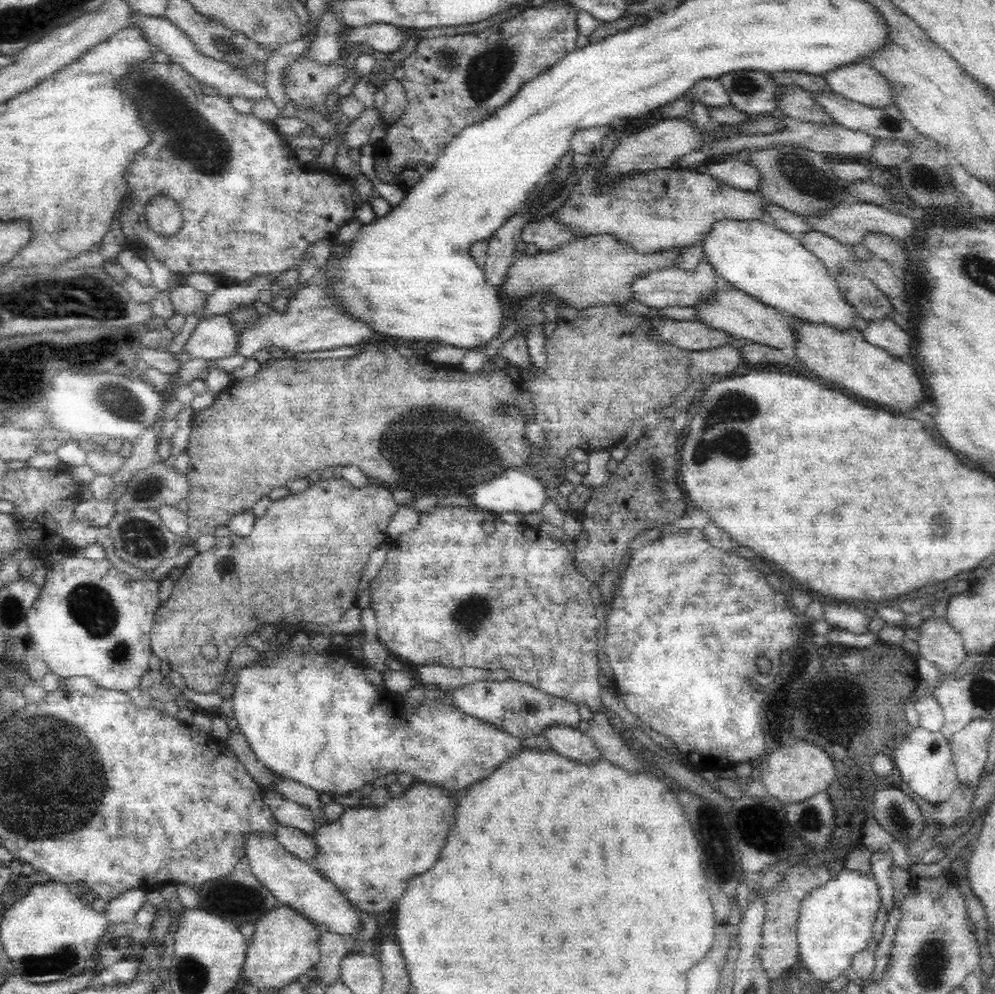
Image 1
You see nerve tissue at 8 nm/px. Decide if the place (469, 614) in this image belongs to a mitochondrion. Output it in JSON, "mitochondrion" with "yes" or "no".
{"mitochondrion":"yes"}

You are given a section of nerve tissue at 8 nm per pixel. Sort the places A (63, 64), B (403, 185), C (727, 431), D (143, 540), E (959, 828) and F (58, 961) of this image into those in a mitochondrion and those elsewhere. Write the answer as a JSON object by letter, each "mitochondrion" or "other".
{"A":"other","B":"other","C":"mitochondrion","D":"mitochondrion","E":"other","F":"mitochondrion"}

